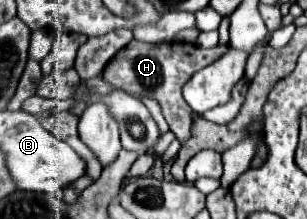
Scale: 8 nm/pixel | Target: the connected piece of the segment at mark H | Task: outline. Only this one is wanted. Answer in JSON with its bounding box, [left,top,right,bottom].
[103,41,227,141]

